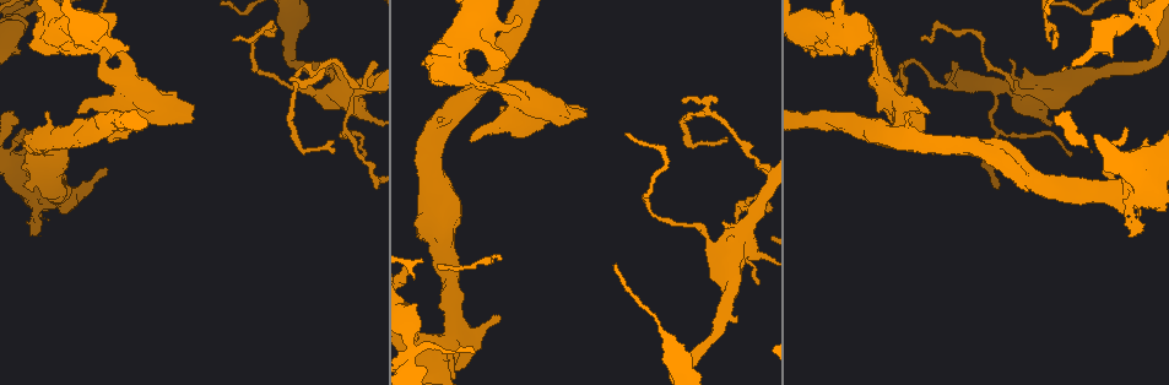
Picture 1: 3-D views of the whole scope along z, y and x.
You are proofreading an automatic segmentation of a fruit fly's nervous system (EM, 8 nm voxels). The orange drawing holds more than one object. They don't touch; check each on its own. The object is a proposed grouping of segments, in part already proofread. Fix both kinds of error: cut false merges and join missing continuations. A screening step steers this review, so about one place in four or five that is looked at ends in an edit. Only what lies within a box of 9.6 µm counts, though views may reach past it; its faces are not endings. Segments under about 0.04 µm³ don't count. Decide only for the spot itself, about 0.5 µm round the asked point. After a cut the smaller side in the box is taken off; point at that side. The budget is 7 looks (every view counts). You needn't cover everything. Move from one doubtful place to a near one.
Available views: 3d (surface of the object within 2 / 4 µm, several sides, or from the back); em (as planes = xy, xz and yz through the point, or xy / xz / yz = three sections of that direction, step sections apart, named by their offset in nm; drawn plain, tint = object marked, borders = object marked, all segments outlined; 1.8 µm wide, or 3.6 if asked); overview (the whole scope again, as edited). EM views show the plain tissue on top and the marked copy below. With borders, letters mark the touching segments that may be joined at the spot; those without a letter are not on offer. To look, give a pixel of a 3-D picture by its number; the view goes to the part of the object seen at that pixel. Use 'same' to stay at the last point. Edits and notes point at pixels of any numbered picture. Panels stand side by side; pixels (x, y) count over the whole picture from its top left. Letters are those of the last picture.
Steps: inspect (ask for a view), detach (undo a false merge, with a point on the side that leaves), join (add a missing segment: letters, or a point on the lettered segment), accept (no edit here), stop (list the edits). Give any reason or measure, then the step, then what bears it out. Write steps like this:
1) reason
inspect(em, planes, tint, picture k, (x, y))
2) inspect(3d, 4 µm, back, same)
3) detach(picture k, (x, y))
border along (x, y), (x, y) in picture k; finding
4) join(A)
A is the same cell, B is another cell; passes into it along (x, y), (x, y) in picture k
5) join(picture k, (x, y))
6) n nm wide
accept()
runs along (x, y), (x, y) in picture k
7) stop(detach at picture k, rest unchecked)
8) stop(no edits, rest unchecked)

thick turns thin
inspect(3d, 4 µm, picture 1, (17, 164))

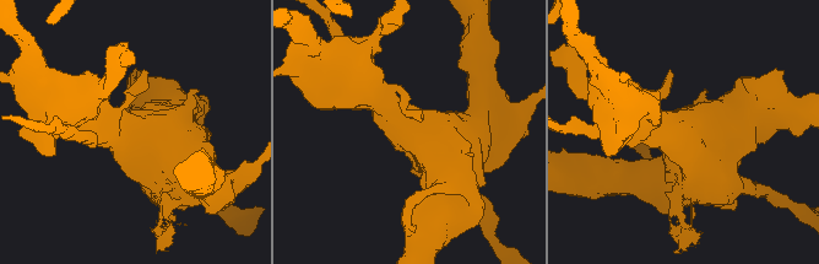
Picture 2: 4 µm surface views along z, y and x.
shape alone is not enough
inspect(em, 3.6 µm, planes, borders, picture 2, (137, 130))

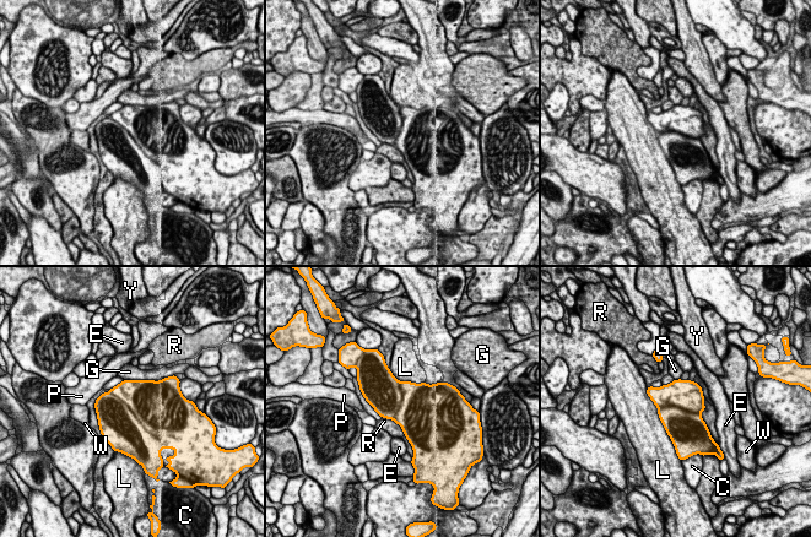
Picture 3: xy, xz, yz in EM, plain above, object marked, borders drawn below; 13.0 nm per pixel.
detach(picture 3, (119, 427))
C, E, G, L, P, R, W and Y are other cells; two neurons meet here

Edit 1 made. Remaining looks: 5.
redraw
inspect(overview)

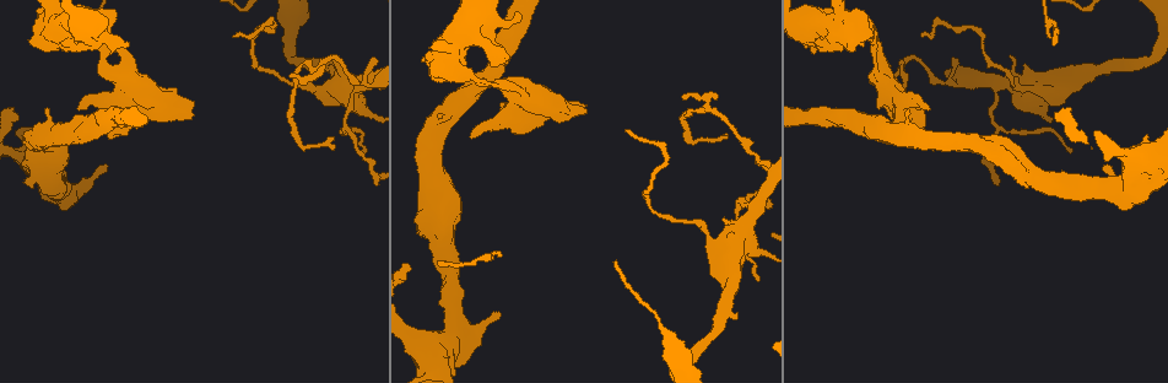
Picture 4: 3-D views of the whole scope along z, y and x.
an open end
inspect(3d, 4 µm, picture 4, (1105, 166))

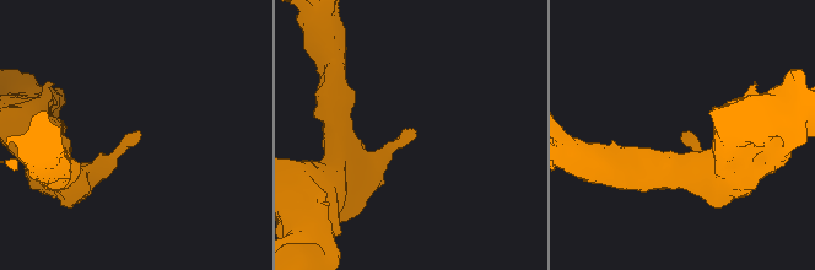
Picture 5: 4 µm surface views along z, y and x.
need the tissue
inspect(em, xz, step 16, borders, picture 5, (137, 131))

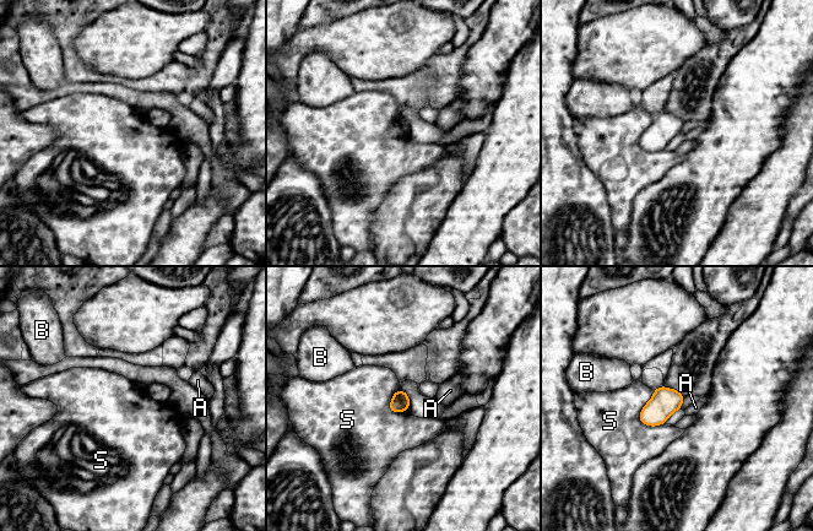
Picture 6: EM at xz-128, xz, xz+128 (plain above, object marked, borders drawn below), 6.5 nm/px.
inspect(em, planes, borders, same)

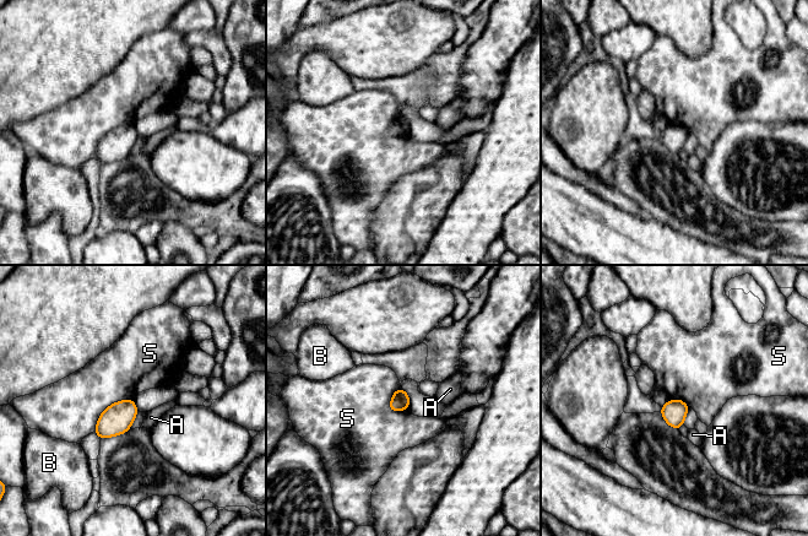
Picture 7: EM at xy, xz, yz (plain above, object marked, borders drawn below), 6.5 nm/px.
accept()
A, B and S are other cells; no lettered segment goes on from it

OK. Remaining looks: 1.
stop(detach at picture 3, rest unchecked)

